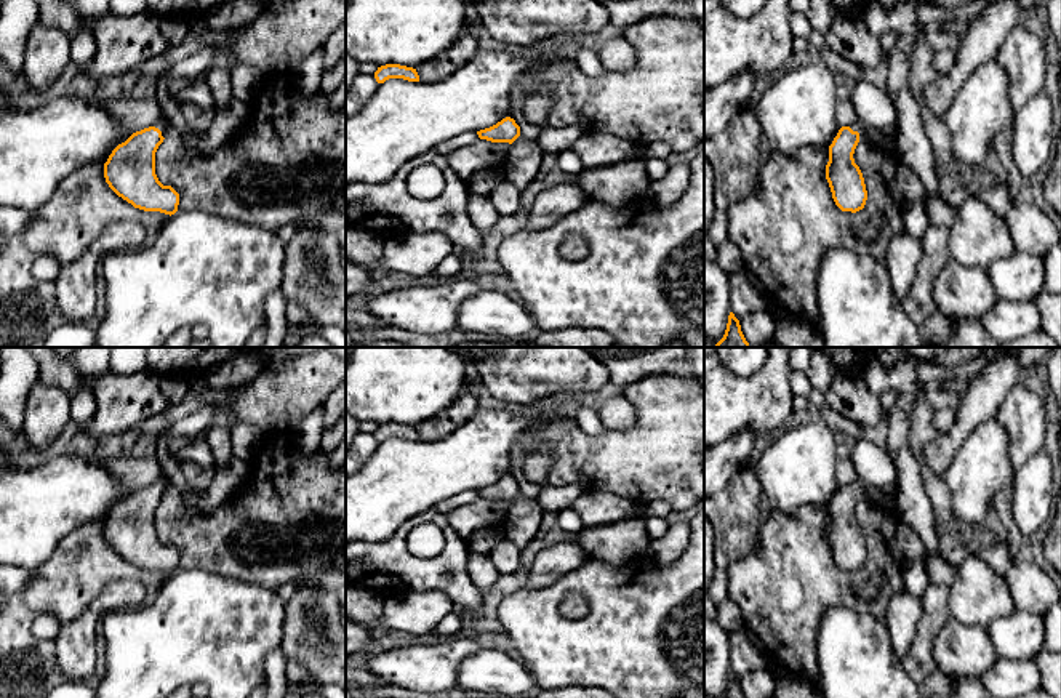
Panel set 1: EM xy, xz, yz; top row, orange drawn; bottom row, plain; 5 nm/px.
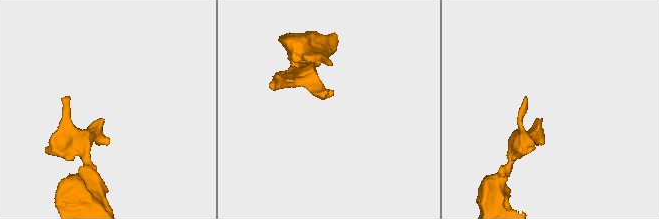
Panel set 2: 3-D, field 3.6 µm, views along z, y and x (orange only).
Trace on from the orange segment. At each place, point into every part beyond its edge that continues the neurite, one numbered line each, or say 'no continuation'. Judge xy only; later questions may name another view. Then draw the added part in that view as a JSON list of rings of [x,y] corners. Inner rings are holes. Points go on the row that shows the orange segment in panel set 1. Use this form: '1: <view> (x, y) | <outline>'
1: xy (165, 127) | [[[168,118],[157,122],[154,126],[162,131],[163,138],[173,136],[173,126]]]

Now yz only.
1: yz (880, 141) | [[[856,122],[850,126],[853,131],[859,133],[859,141],[866,142],[872,149],[879,152],[885,152],[890,155],[896,155],[896,139],[899,133],[899,125],[896,125],[891,131],[882,133],[866,123]]]

